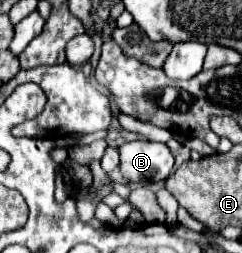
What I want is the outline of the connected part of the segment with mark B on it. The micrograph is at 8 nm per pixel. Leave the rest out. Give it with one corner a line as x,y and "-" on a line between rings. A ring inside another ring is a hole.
129,141
119,147
119,171
129,183
161,183
173,169
167,145
153,141

